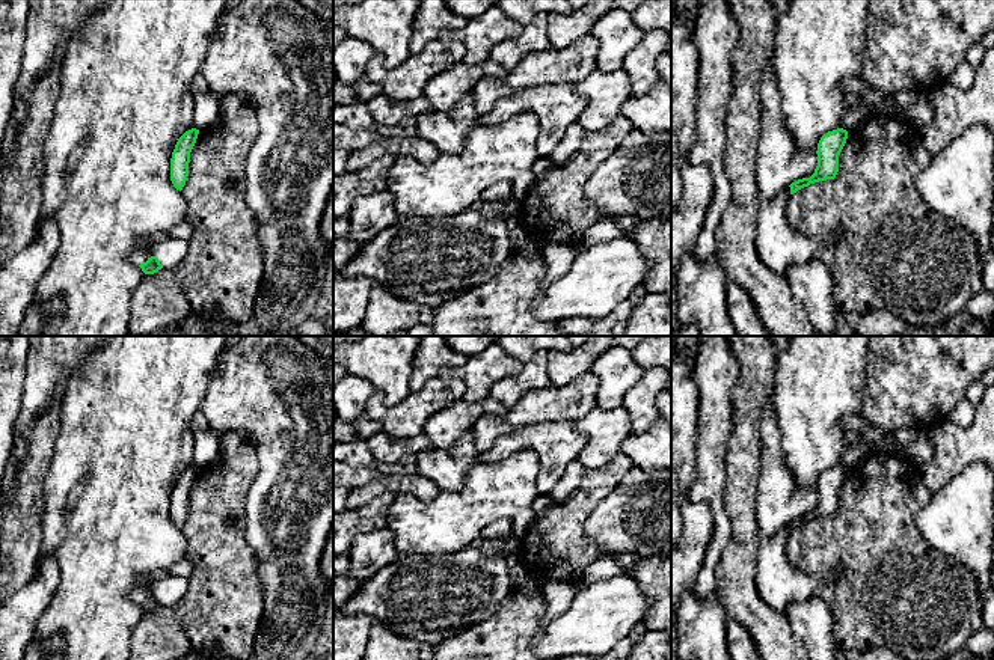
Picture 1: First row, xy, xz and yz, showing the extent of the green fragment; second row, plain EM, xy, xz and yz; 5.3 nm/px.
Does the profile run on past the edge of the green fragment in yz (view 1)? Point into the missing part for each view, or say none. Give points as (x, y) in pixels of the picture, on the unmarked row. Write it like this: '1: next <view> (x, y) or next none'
1: next none

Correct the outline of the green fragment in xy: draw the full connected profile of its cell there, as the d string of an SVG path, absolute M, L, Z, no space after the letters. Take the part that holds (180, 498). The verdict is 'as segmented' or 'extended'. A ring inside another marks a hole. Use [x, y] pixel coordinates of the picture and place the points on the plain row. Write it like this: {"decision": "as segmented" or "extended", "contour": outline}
{"decision": "as segmented", "contour": "M199 467L186 469L176 479L170 496L170 518L176 527L183 527L189 514L190 490L196 481Z"}

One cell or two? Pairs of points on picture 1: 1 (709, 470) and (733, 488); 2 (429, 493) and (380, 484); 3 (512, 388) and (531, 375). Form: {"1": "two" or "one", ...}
{"1": "two", "2": "one", "3": "one"}

